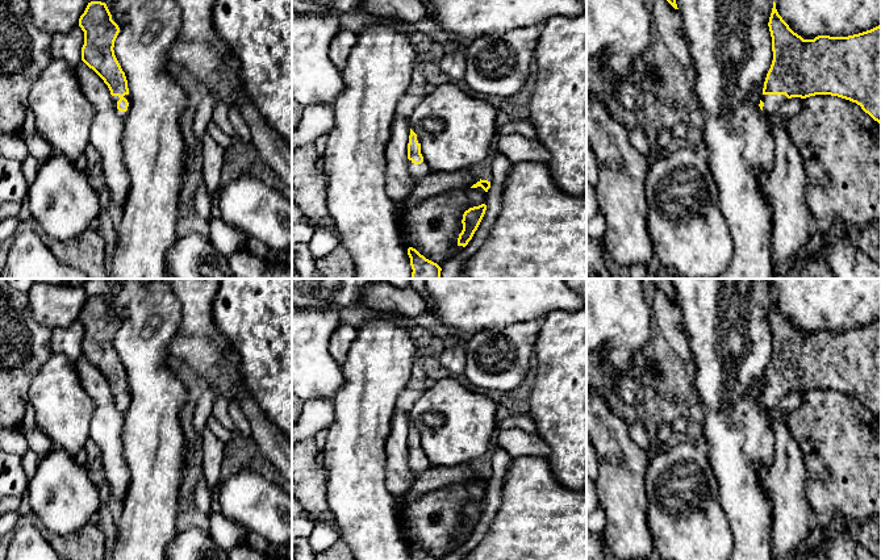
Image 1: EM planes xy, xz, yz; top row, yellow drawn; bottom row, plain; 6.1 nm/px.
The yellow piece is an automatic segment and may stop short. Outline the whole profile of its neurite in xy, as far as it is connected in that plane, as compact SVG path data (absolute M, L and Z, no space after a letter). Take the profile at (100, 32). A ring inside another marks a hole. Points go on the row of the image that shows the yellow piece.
M91 1L79 18L79 26L84 32L82 60L108 85L117 116L126 117L130 110L128 80L113 50L118 25L105 3Z

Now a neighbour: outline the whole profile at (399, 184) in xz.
M394 114L391 137L385 147L385 185L387 195L400 202L409 197L414 189L408 170L408 143L410 124L401 114Z

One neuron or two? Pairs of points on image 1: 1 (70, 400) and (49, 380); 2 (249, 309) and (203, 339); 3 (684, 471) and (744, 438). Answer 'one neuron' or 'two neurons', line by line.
1: one neuron
2: two neurons
3: two neurons

